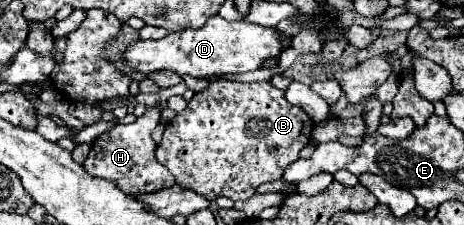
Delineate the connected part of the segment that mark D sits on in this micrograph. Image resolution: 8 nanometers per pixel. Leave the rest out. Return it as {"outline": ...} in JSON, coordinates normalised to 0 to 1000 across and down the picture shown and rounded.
{"outline":[[[453,76],[431,129],[397,129],[388,147],[362,147],[341,182],[293,182],[267,236],[276,298],[323,333],[345,307],[366,307],[384,333],[478,333],[478,324],[530,324],[565,307],[573,262],[599,262],[629,200],[629,164],[586,120],[565,120],[539,93],[487,93],[478,76]]]}

